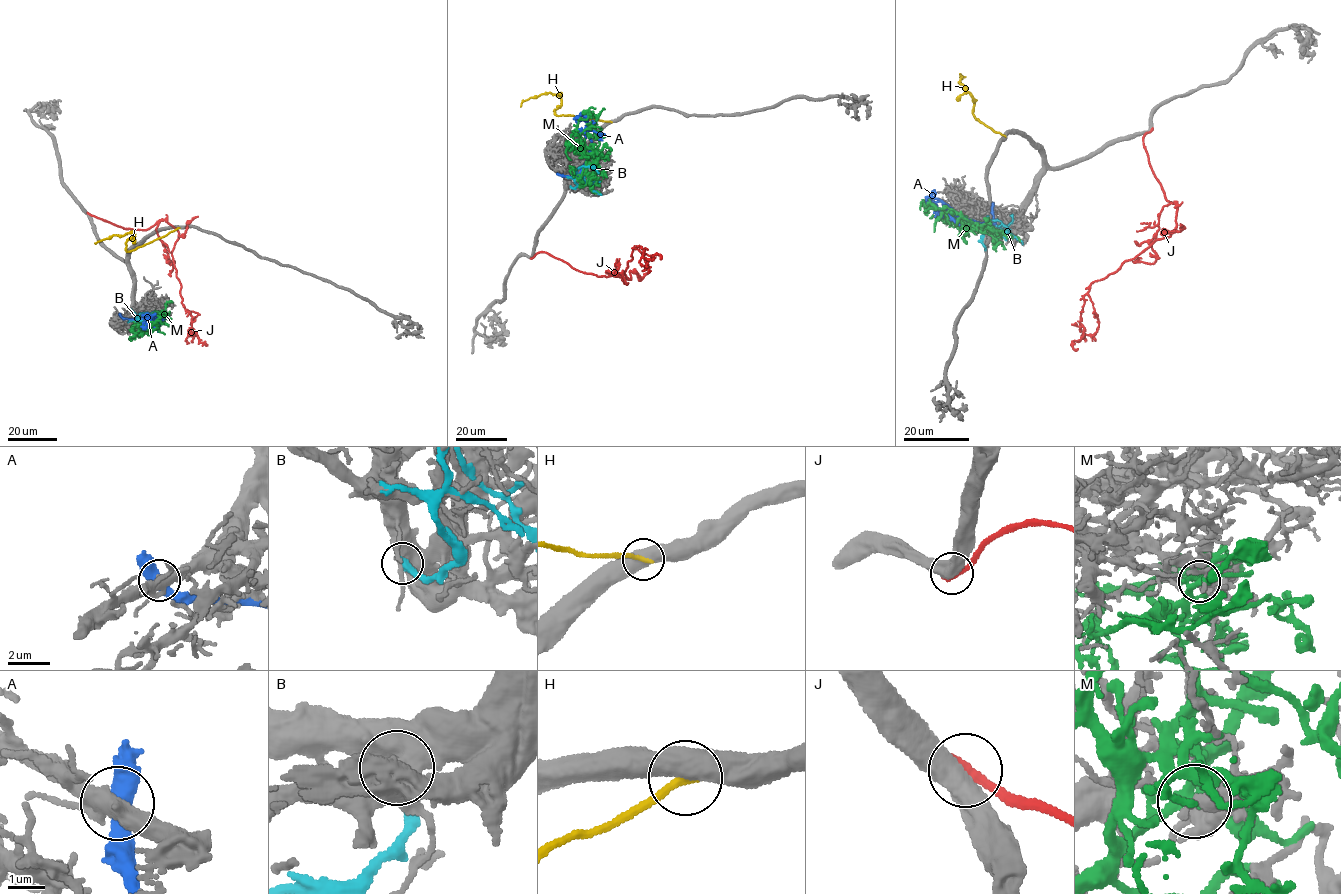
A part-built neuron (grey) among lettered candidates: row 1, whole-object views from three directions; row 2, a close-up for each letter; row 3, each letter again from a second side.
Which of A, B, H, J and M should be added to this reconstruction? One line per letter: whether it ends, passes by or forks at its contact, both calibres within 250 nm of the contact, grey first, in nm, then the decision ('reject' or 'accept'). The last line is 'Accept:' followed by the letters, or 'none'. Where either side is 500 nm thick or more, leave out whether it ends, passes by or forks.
A: 500/460 nm | reject
B: it ends | 280/440 nm | reject
H: 650/220 nm | reject
J: 550/360 nm | reject
M: it forks | 320/240 nm | reject
Accept: none

